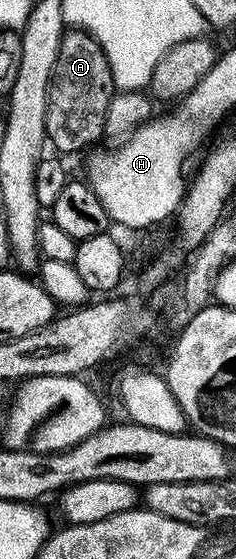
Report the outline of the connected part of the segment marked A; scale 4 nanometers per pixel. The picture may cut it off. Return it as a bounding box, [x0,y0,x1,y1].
[45,28,116,153]

